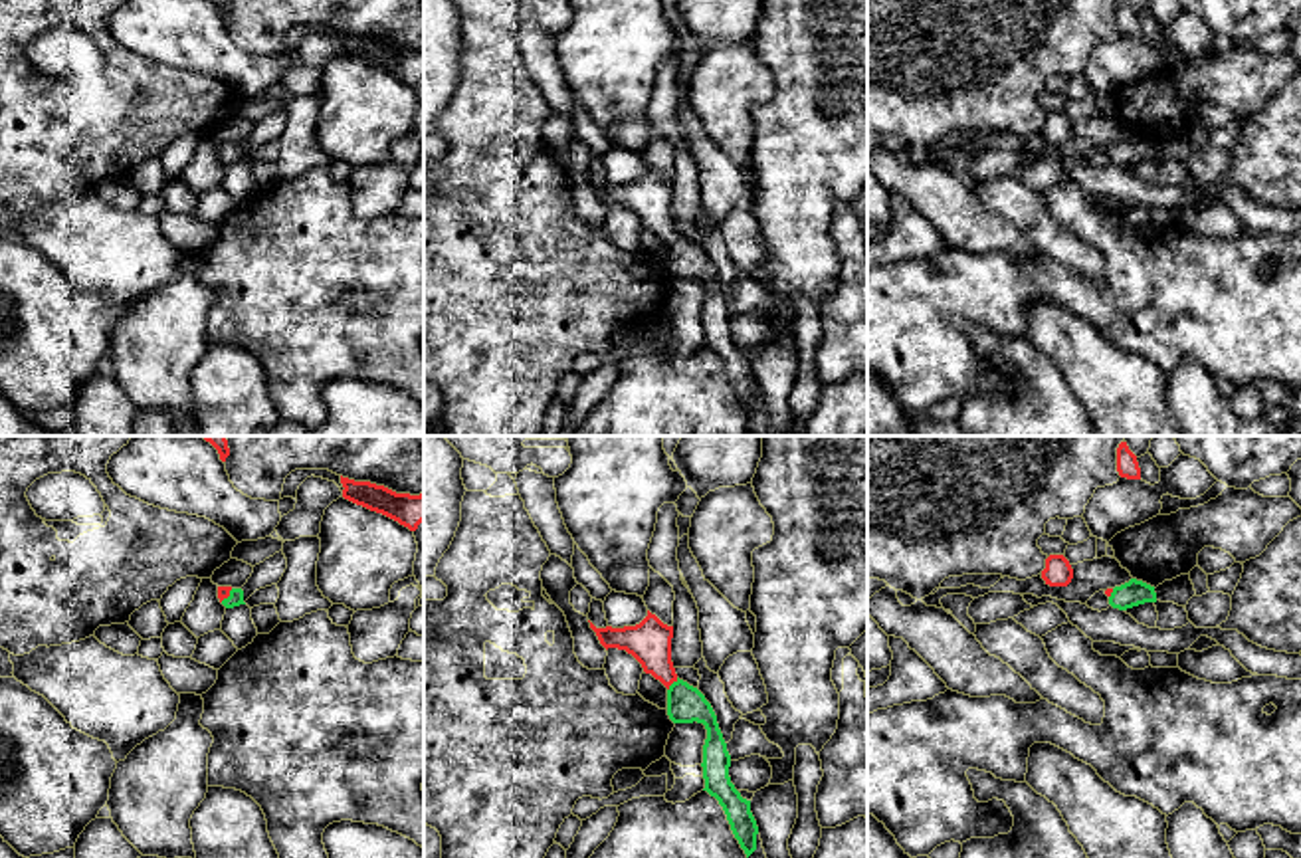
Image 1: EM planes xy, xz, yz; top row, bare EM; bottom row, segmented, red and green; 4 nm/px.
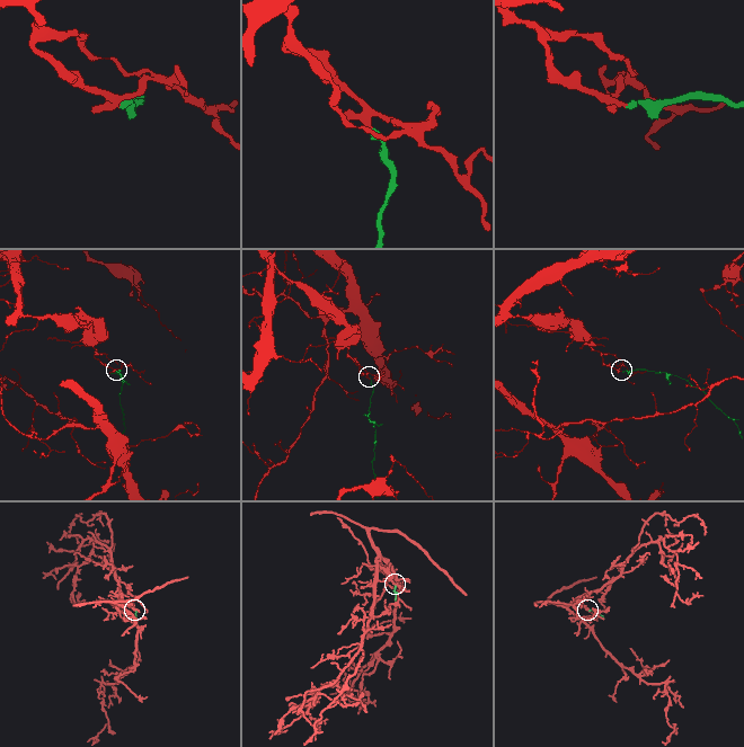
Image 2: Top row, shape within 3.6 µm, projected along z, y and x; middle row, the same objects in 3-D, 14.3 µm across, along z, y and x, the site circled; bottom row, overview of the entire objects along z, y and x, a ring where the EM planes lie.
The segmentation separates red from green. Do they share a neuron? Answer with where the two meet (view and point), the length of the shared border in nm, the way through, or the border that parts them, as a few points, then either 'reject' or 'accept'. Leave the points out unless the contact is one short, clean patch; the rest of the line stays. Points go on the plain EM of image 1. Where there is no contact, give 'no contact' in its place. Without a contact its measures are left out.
contact xz (672, 238); length 70 nm; way xz (650, 199), (658, 220), (672, 238), (686, 260); accept

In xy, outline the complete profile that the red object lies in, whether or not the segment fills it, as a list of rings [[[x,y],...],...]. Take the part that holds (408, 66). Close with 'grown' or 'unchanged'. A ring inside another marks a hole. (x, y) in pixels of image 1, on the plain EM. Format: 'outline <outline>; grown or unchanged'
outline [[[341,32],[343,54],[362,61],[370,67],[382,69],[400,81],[416,87],[424,77],[424,50],[396,50],[384,42],[376,42],[370,38],[354,38]]]; unchanged

